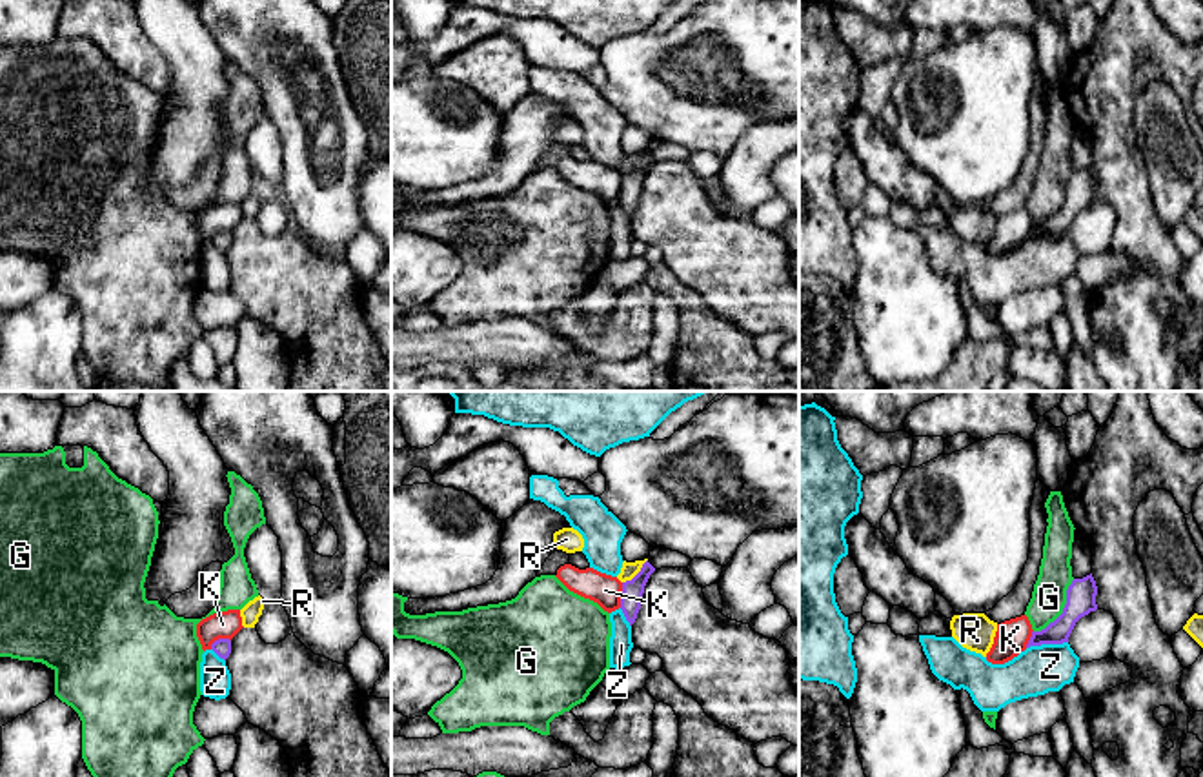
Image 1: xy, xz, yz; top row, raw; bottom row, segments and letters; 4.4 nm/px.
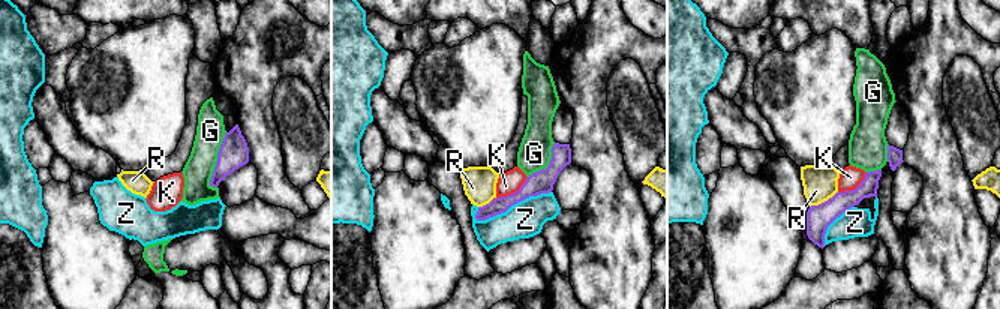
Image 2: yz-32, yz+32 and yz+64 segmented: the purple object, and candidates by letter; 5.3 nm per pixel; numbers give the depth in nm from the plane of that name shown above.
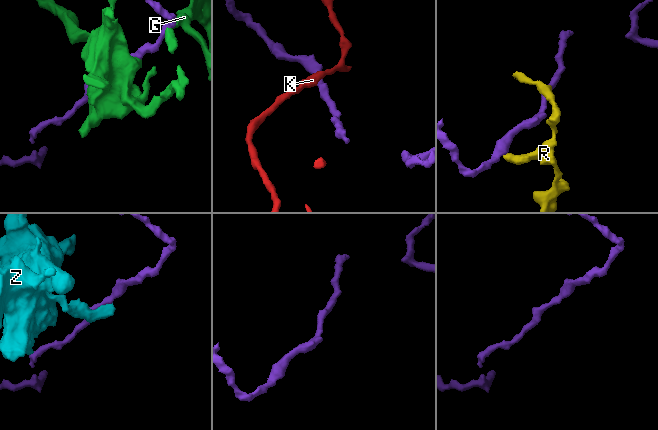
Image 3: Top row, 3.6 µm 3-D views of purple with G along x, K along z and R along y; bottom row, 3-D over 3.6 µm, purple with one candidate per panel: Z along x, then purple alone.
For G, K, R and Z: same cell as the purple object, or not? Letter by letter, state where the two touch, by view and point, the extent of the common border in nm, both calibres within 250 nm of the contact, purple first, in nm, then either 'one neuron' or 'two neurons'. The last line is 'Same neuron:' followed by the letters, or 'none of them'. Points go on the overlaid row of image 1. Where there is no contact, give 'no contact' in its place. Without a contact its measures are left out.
G: yz (1063, 610) | 300 nm | 130/160 nm | two neurons
K: xz (621, 595) | 110 nm | 100/140 nm | two neurons
R: xz (637, 574) | 160 nm | 100/70 nm | two neurons
Z: yz (1047, 643) | 190 nm | 130/220 nm | two neurons
Same neuron: none of them

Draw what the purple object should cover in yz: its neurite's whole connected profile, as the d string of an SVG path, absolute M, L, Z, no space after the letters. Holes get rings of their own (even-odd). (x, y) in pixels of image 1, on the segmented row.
M1092 573L1083 579L1074 579L1067 590L1067 604L1063 608L1063 613L1045 630L1032 631L1026 648L1068 642L1068 637L1076 622L1081 617L1088 615L1090 611L1097 610L1096 595L1097 595L1097 586Z

